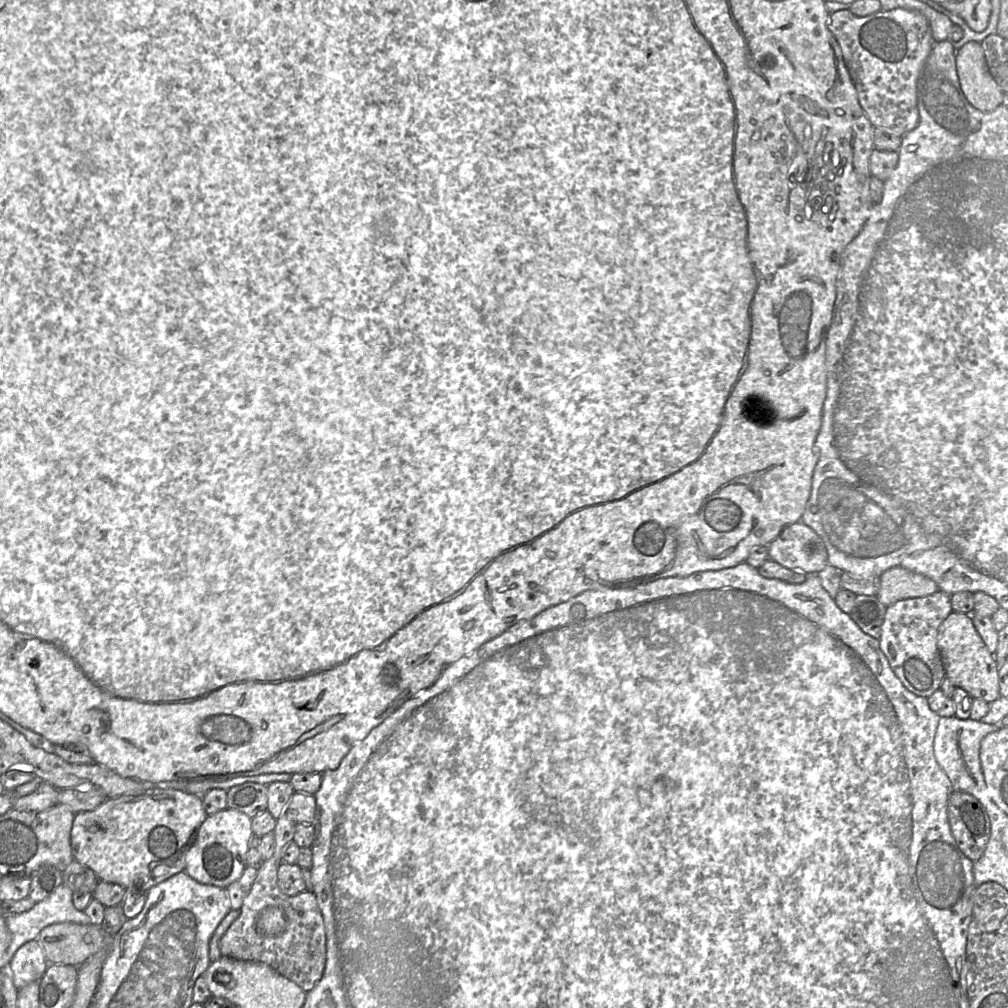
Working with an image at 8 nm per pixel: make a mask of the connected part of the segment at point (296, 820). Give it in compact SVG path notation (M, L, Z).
M294 792L287 808L276 820L274 828L275 848L272 857L263 861L258 867L257 877L250 892L245 897L239 917L231 924L219 942L222 956L243 961L265 963L277 972L298 984L304 991L313 989L323 976L326 964L326 931L322 913L315 894L304 891L295 896L284 894L278 886L278 868L282 864L284 849L293 840L299 824L313 824L316 814L316 800L313 794Z

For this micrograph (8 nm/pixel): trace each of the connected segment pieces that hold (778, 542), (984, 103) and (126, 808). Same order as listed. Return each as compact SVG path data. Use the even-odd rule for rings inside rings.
M801 521L782 530L768 545L768 555L770 560L806 575L816 575L828 564L822 538Z
M967 42L955 57L960 87L967 101L982 112L1001 106L1004 92L989 72L981 44Z
M152 786L139 794L106 798L93 810L75 813L71 829L72 853L74 859L93 870L100 881L148 891L185 870L186 854L206 817L202 796L173 788Z

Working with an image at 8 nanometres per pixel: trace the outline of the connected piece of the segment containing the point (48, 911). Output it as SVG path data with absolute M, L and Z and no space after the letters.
M63 883L53 894L37 902L31 909L5 915L5 923L11 933L8 948L16 952L26 942L37 939L40 931L51 924L92 924L84 911L75 908L72 901L73 892Z

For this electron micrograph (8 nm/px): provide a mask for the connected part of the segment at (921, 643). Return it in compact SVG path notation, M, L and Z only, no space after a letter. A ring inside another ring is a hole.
M937 591L928 596L907 598L887 606L879 644L895 675L914 694L928 698L940 689L946 677L938 648L938 630L953 611L950 595Z

